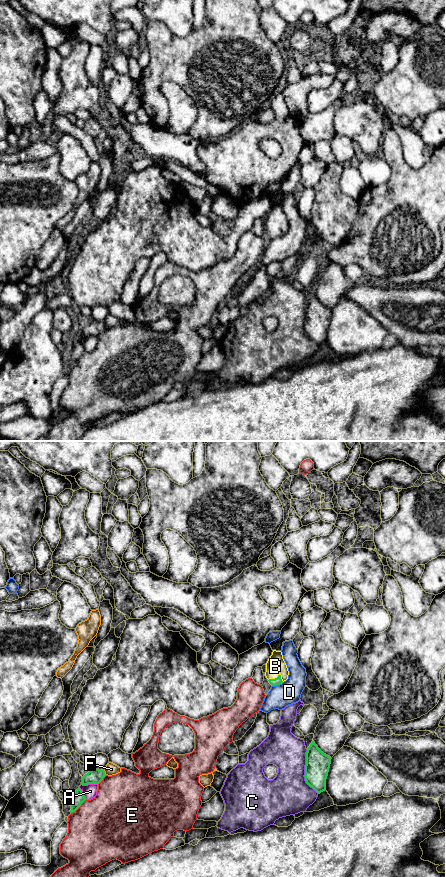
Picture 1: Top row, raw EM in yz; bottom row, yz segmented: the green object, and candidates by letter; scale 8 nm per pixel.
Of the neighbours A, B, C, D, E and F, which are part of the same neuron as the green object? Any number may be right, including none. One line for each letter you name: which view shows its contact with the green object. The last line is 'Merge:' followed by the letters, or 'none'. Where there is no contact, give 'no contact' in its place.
B: meets green in yz
Merge: B

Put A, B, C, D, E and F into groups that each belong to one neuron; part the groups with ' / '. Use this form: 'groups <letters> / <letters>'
groups A / B / C / D / E / F

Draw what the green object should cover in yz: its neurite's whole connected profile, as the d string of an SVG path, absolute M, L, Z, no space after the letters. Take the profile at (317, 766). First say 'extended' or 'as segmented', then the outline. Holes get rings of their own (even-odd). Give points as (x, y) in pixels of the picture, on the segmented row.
as segmented; M314 741L306 752L305 781L318 794L326 790L326 779L328 776L331 757L324 754Z

